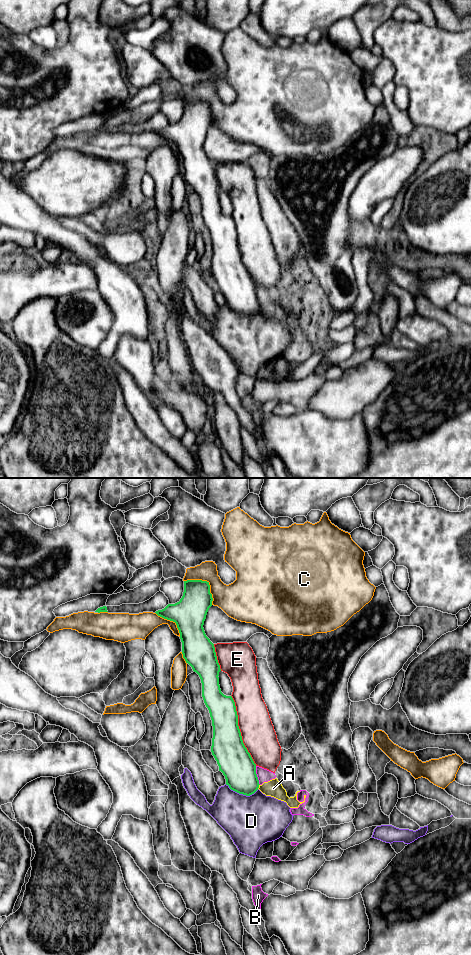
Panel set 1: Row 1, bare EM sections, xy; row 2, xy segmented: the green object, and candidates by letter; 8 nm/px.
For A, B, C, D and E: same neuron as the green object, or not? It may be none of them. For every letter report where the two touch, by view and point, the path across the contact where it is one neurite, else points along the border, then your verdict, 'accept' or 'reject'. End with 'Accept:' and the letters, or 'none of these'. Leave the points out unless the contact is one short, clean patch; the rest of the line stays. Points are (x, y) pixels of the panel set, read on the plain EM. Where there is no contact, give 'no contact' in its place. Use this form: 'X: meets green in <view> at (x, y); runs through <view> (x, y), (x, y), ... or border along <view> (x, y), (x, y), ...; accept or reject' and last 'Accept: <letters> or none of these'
A: meets green in xy at (258, 306); border along xy (259, 304), (257, 308); reject
B: meets green in xy at (256, 295); border along xy (255, 286), (255, 292), (260, 304); reject
C: meets green in xy at (207, 102); reject
D: meets green in xy at (242, 313); reject
E: meets green in xy at (239, 250); reject
Accept: none of these

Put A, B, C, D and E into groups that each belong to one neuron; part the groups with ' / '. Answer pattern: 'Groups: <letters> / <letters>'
Groups: A B / C / D / E

